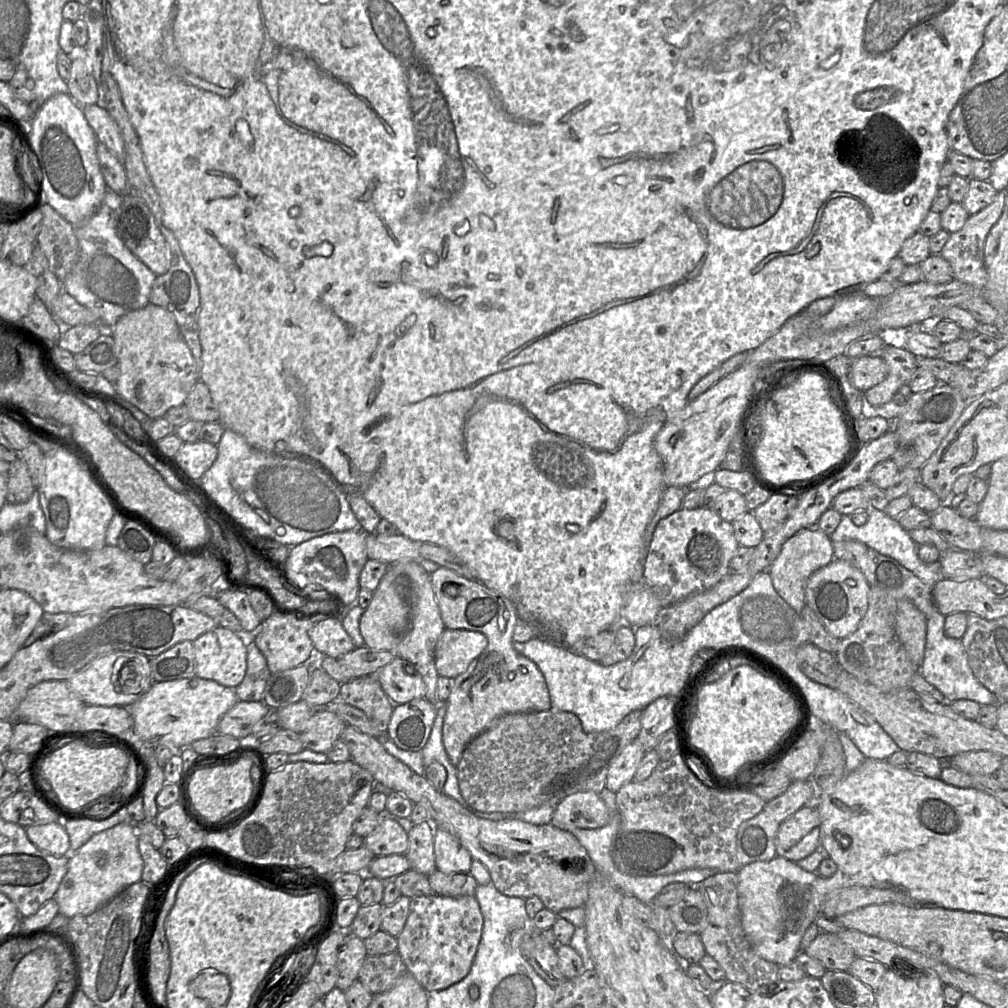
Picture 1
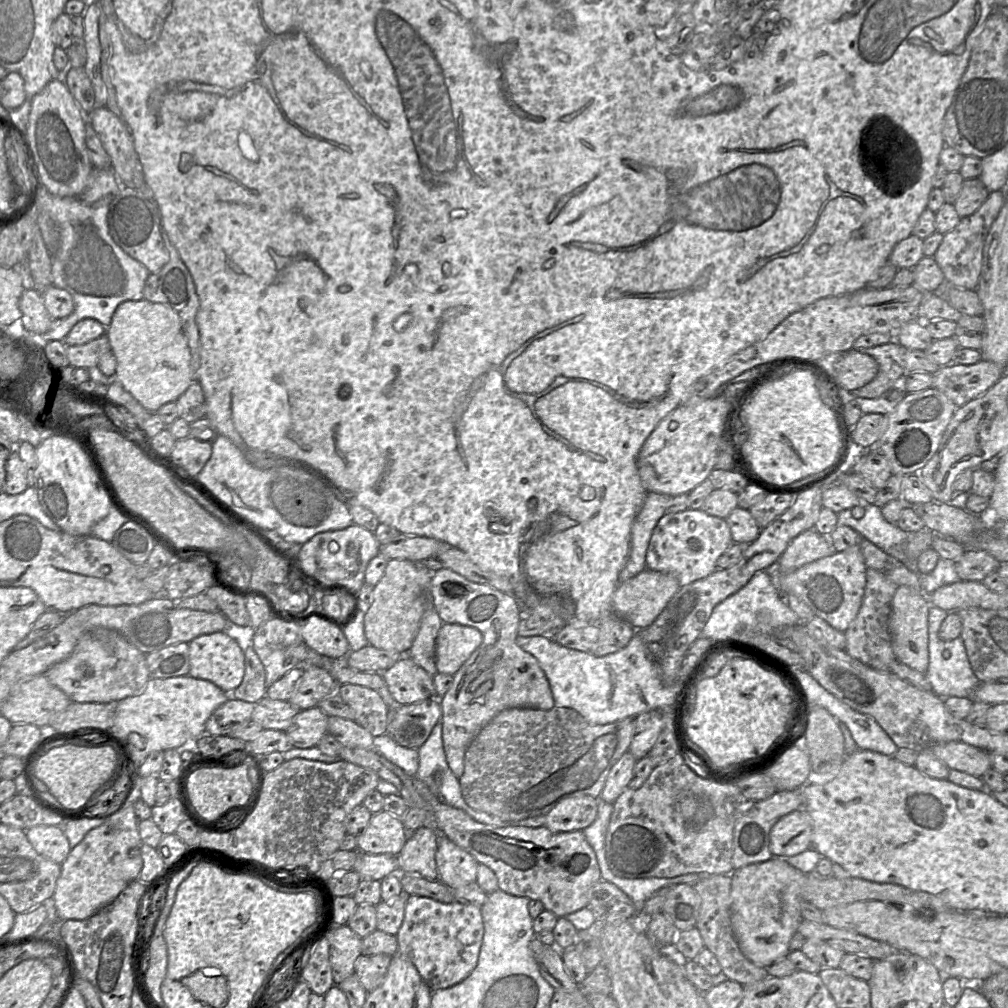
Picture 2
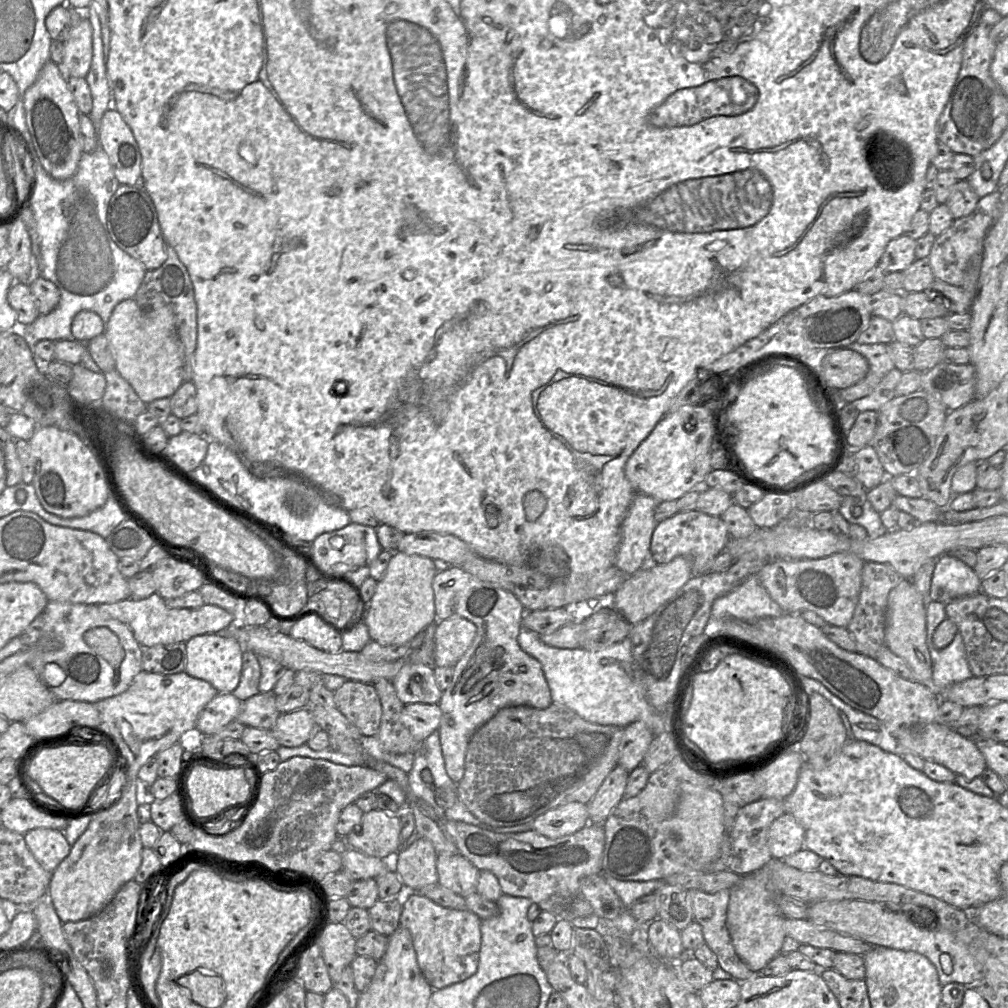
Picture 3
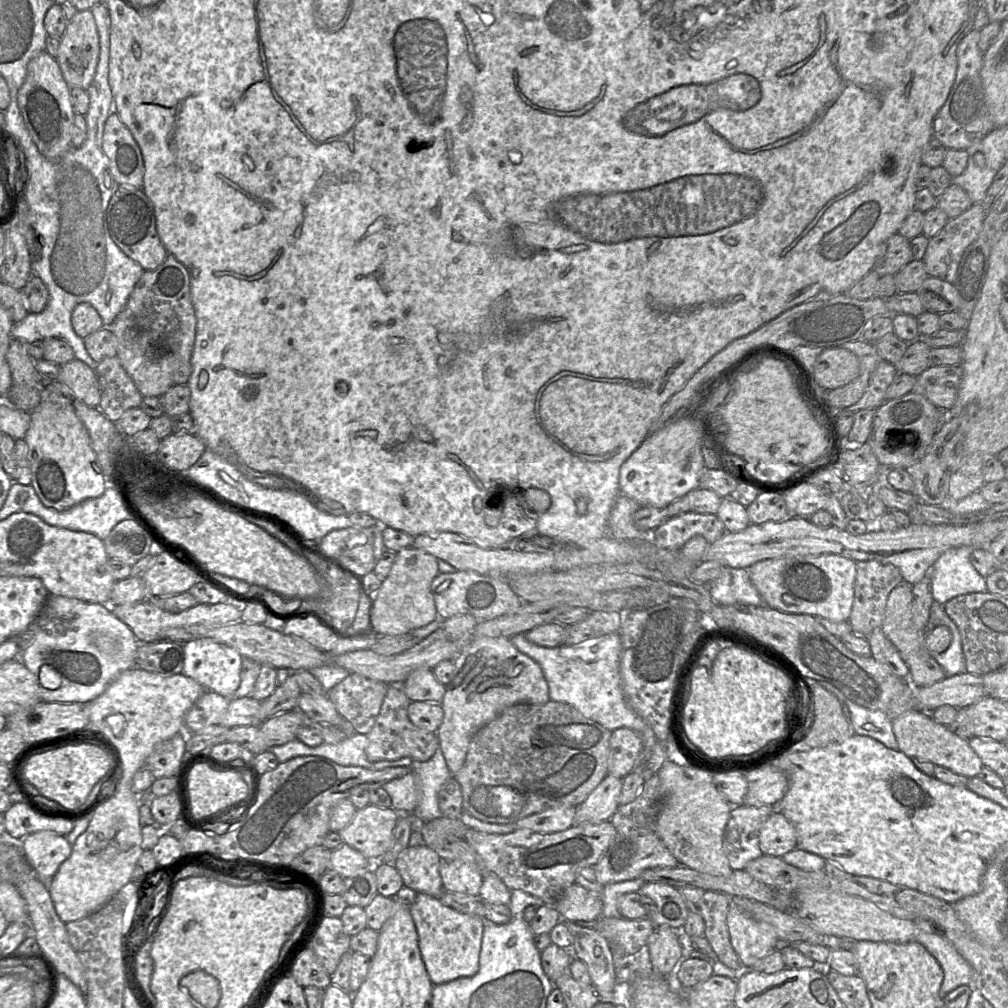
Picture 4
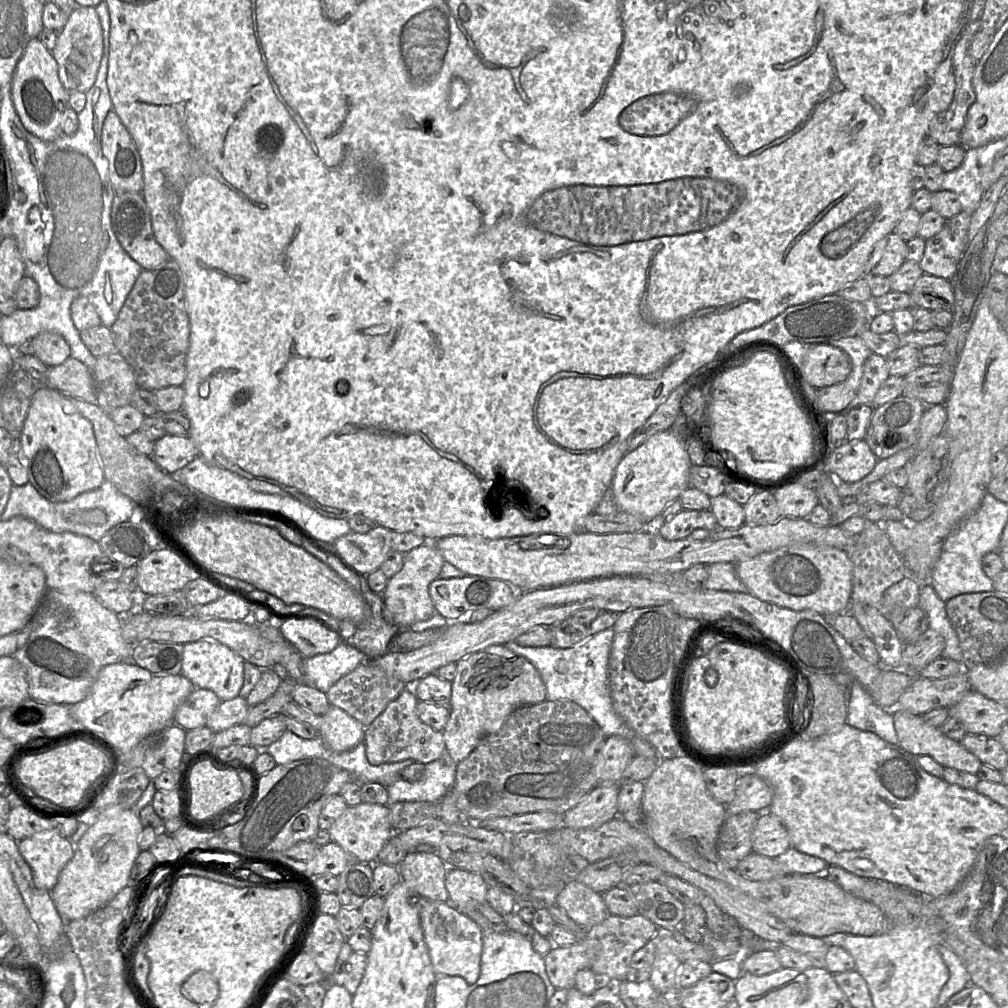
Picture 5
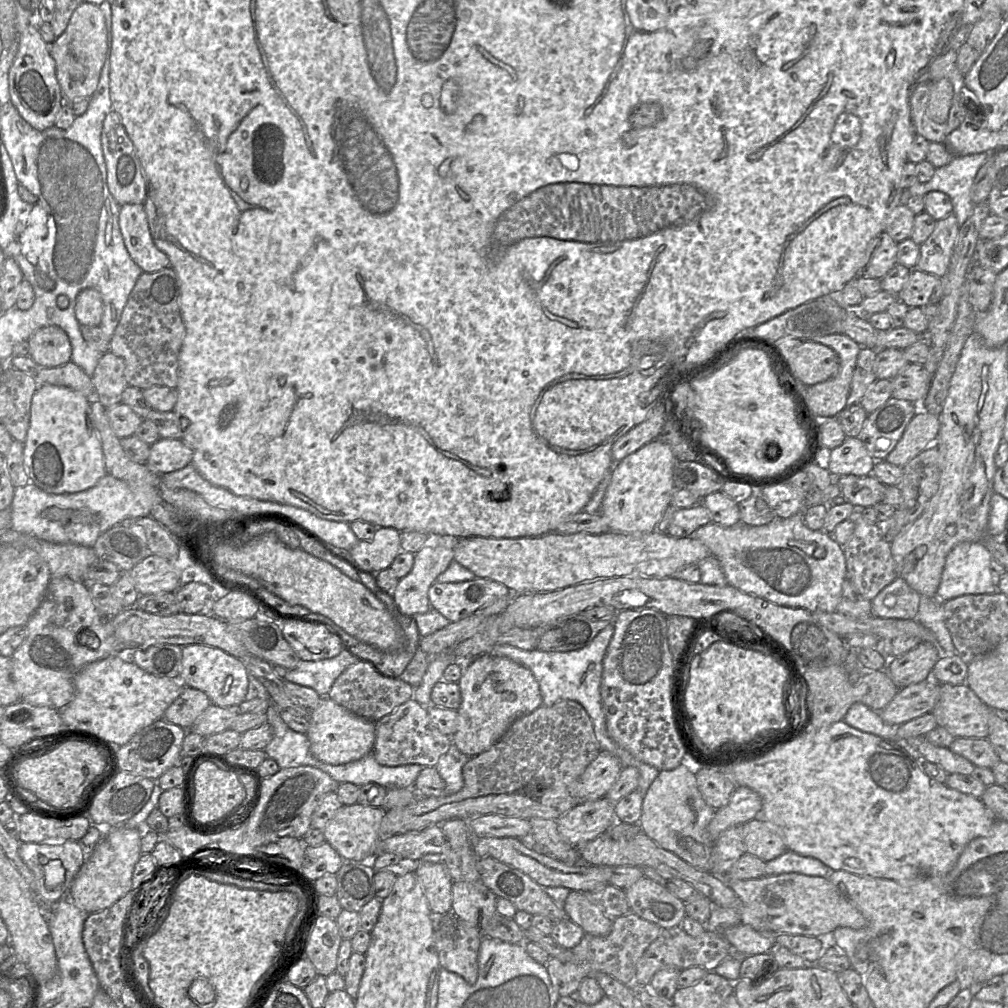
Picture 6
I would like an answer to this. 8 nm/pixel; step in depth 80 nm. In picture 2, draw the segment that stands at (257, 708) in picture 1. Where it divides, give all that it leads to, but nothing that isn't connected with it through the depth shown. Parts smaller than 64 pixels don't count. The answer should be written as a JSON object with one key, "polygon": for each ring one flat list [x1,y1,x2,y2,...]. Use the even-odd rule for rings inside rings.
{"polygon":[[229,698,209,717,205,733,210,735,227,735,230,728,239,722,251,719,255,704]]}

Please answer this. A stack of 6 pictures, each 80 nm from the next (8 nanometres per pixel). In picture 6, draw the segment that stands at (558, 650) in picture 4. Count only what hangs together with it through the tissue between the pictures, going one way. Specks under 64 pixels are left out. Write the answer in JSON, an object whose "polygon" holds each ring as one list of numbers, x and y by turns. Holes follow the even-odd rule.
{"polygon":[[613,623,600,631,585,647,566,652,547,652,542,650,523,650,508,644,496,644,488,652,494,656,505,657,527,667,536,678,542,695,542,706,551,706,559,700,568,699,578,702,587,712,600,751,605,750,617,757,622,767,633,766,638,769,639,780,636,790,644,796,657,777,659,770,633,757,627,750,619,746,607,733,606,719,603,711,600,684,603,670,603,659,607,647,614,634]]}

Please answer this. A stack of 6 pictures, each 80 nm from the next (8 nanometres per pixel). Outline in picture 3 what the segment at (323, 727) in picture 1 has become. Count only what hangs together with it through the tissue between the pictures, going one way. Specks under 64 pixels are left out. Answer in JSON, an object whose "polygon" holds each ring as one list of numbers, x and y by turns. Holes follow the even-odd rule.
{"polygon":[[300,708,280,714,271,729,280,746,298,747,308,742,317,729,310,708]]}

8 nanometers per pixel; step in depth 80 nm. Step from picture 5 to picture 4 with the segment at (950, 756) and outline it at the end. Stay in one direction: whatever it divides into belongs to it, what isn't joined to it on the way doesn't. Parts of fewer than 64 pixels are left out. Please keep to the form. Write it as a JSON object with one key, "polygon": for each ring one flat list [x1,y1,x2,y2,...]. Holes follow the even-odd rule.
{"polygon":[[910,710,892,720,892,728,898,743,898,750,909,758,928,761,935,766,942,766,955,774,966,778,976,777,983,763,965,740,948,730,944,725,935,722,930,713,923,710]]}

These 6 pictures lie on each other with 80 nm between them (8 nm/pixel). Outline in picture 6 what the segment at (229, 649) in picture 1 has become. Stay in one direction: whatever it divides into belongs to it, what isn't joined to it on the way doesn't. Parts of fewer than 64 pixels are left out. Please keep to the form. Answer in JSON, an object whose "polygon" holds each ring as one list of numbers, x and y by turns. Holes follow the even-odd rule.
{"polygon":[[187,645,182,648,182,665,179,681,204,692,212,704,229,707,239,706,248,689,249,673,242,660,225,651,205,645]]}

